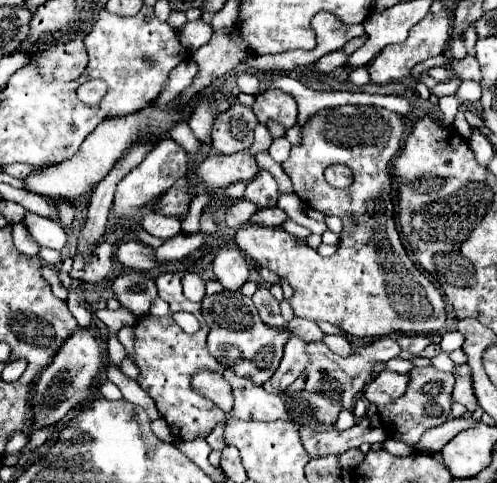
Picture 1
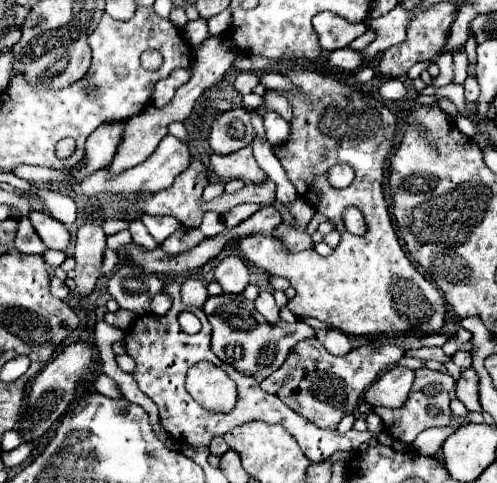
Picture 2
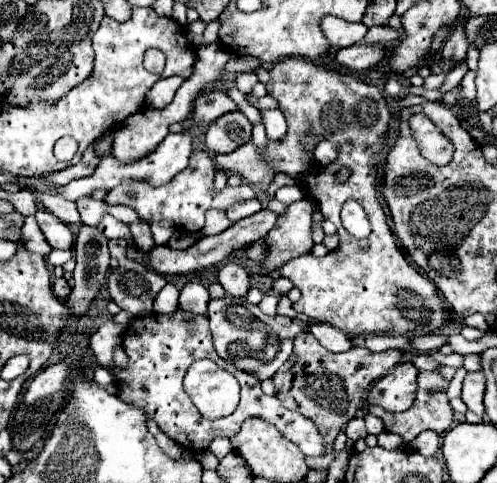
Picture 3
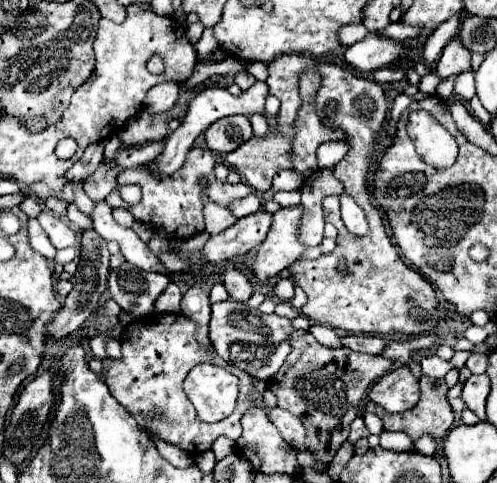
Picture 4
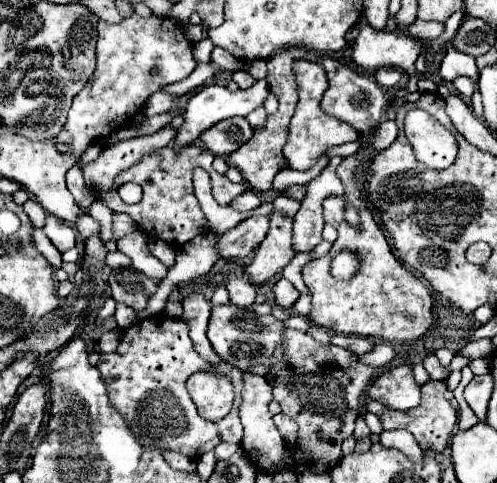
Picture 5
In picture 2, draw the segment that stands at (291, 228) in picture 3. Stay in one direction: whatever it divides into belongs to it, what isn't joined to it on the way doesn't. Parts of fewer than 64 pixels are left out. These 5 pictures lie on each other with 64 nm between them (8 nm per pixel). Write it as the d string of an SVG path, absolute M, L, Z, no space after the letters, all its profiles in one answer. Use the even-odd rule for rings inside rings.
M298 198L298 200L292 204L292 214L294 214L298 226L306 226L306 224L312 220L314 212L316 212L316 210L314 210L306 200L300 200L300 198ZM280 224L274 232L274 236L282 238L282 242L292 250L292 252L300 252L300 250L306 250L306 248L312 248L312 240L308 234L302 232L302 228L290 228L286 224Z

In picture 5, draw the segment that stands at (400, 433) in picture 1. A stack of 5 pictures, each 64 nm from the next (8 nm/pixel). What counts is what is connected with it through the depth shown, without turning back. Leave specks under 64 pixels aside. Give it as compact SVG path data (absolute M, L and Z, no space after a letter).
M428 380L428 382L422 386L422 402L420 402L416 408L412 408L412 410L396 412L396 410L384 408L384 404L374 402L374 400L368 400L366 410L372 412L372 414L376 414L376 416L382 420L384 430L398 430L398 428L408 430L422 448L432 448L434 452L442 452L444 446L448 444L452 432L454 432L454 426L456 426L456 410L454 410L454 408L450 406L450 402L444 398L444 392L446 392L446 382Z

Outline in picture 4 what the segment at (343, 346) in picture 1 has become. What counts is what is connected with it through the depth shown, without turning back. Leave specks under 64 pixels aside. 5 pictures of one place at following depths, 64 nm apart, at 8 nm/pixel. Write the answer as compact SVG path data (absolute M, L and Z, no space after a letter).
M314 324L310 326L310 334L326 348L342 348L342 336L338 330L322 326L322 324Z

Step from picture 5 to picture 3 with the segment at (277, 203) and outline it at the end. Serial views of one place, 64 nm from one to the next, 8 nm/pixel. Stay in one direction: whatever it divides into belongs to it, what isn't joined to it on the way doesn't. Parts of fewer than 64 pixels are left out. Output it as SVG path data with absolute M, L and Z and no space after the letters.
M282 186L282 188L276 192L276 196L274 196L274 198L288 206L288 204L292 204L292 202L296 202L296 200L304 198L304 192L300 192L300 188L298 188L298 186Z

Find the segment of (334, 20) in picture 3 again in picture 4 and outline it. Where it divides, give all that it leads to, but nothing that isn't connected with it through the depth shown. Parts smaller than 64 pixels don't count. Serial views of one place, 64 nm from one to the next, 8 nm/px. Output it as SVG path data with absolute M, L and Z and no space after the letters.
M346 24L338 28L338 40L342 46L352 46L354 42L360 42L368 30L362 24Z

